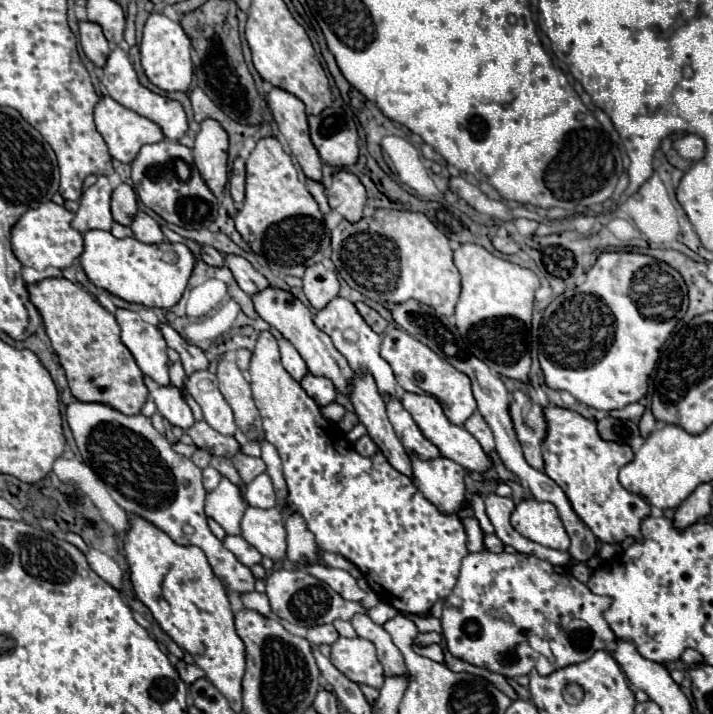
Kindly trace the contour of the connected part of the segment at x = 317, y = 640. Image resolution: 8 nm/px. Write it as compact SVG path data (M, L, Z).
M324 624L324 626L314 626L314 628L308 628L308 640L316 646L320 644L334 644L338 640L338 632L332 624Z

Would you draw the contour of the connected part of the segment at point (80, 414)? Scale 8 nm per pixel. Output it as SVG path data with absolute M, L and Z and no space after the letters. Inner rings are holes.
M74 400L66 408L66 420L82 460L106 484L108 494L120 508L148 520L166 532L176 544L198 546L208 556L214 574L224 578L234 592L242 594L254 590L256 578L252 576L250 568L240 564L208 528L202 470L190 458L176 454L170 442L152 426L150 418L142 414L126 416L122 412L114 412L114 408L106 408L104 404L86 404Z

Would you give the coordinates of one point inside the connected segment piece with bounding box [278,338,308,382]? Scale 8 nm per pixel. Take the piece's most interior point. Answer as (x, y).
(295, 366)

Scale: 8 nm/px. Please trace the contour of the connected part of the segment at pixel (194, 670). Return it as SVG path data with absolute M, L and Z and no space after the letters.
M178 660L178 662L176 662L176 670L178 670L180 678L182 678L186 684L192 684L194 680L198 680L198 678L204 676L204 672L202 672L196 664L186 664L184 660Z

